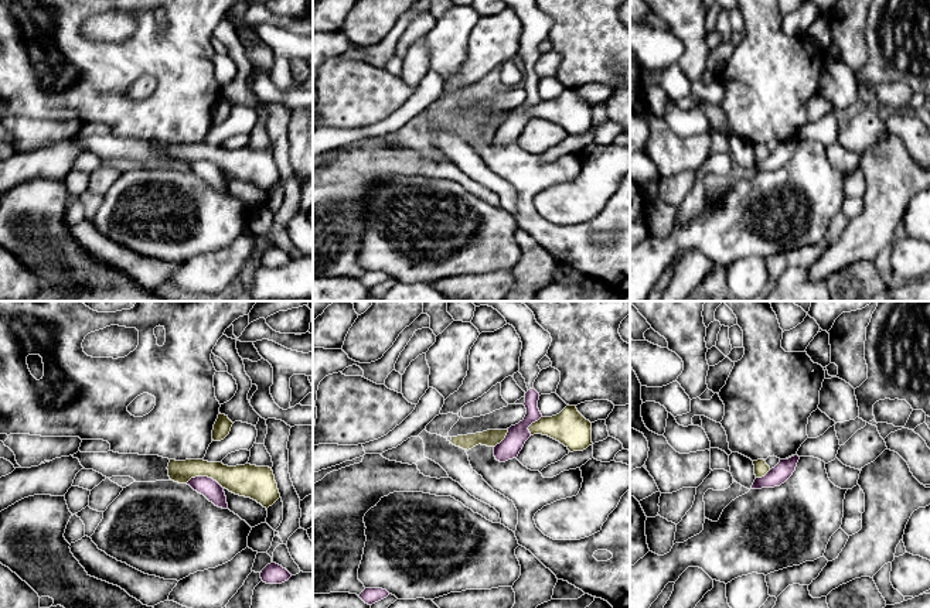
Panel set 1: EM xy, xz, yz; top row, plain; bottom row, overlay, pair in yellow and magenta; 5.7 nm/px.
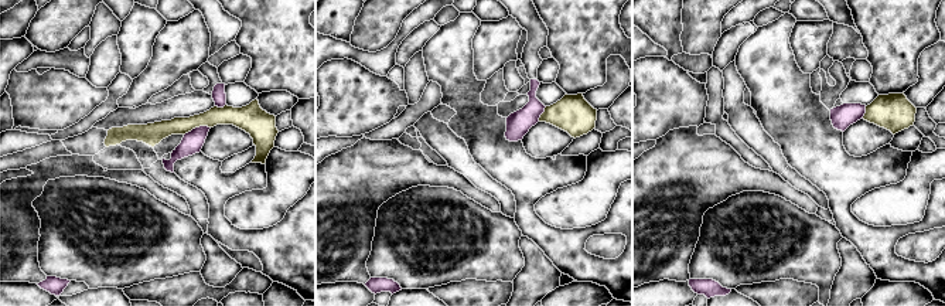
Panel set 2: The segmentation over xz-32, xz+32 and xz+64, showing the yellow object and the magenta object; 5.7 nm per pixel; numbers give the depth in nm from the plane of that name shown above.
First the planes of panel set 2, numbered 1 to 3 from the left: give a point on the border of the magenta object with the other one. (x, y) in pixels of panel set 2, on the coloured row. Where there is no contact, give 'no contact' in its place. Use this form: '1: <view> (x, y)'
1: xz-32 (197, 126)
2: xz+32 (542, 114)
3: xz+64 (866, 112)

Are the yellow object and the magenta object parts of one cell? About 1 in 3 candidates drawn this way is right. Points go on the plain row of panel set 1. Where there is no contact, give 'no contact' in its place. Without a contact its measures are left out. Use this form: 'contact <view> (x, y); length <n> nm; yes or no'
contact xy (204, 159); length 220 nm; no

